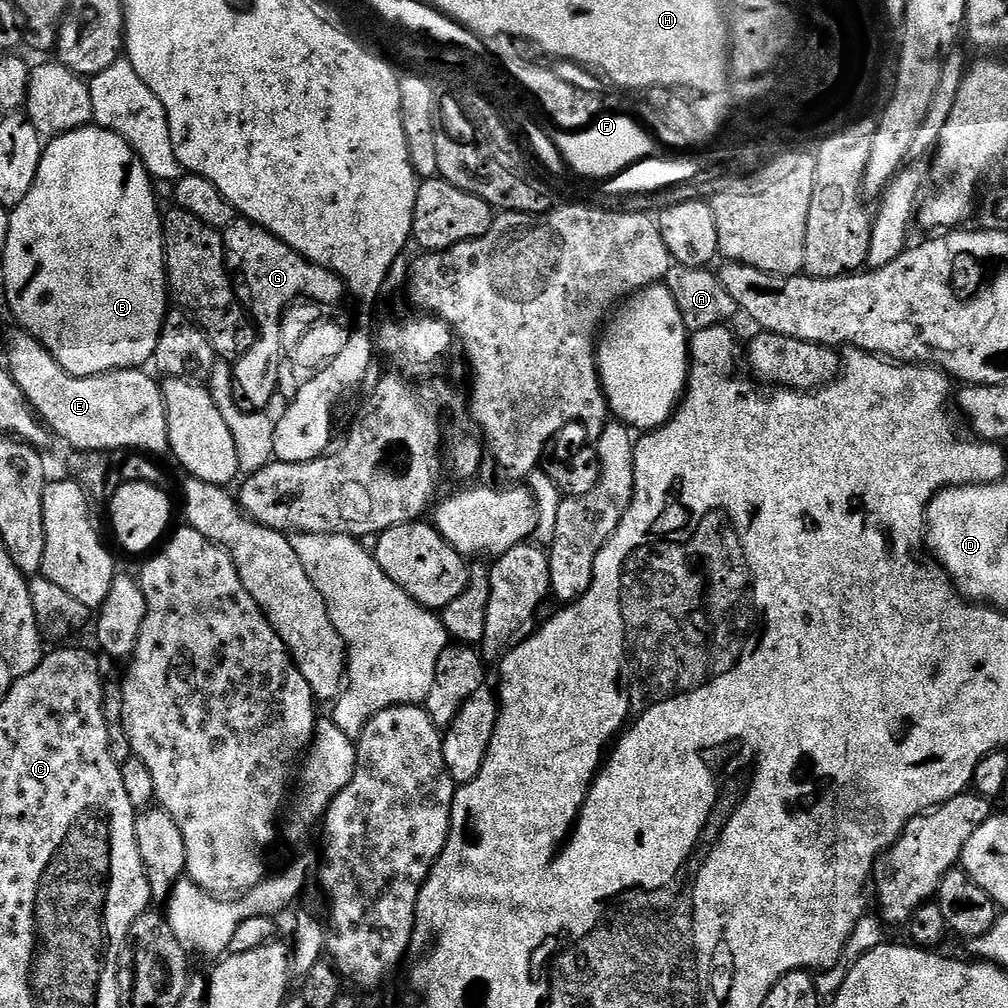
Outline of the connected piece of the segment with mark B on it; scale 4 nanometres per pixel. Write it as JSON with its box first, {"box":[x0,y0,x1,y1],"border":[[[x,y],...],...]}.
{"box":[2,126,170,376],"border":[[[89,126],[79,128],[73,132],[67,132],[61,136],[51,137],[51,139],[44,144],[44,153],[40,159],[38,174],[34,178],[30,194],[26,194],[26,198],[22,198],[22,202],[18,202],[18,206],[11,209],[8,217],[6,250],[2,254],[2,260],[4,260],[4,296],[8,299],[8,308],[12,311],[13,318],[20,323],[17,325],[19,325],[23,331],[29,332],[42,347],[46,350],[50,350],[50,354],[62,366],[62,370],[66,370],[71,376],[97,376],[103,372],[113,372],[119,368],[140,368],[144,366],[144,363],[147,365],[149,361],[151,361],[154,350],[158,346],[158,338],[160,337],[160,331],[164,325],[164,318],[170,311],[170,293],[168,291],[168,269],[164,267],[164,221],[162,219],[162,208],[156,205],[156,192],[152,187],[154,187],[154,181],[144,168],[144,163],[139,160],[136,156],[136,151],[133,150],[121,136],[99,126]]]}

